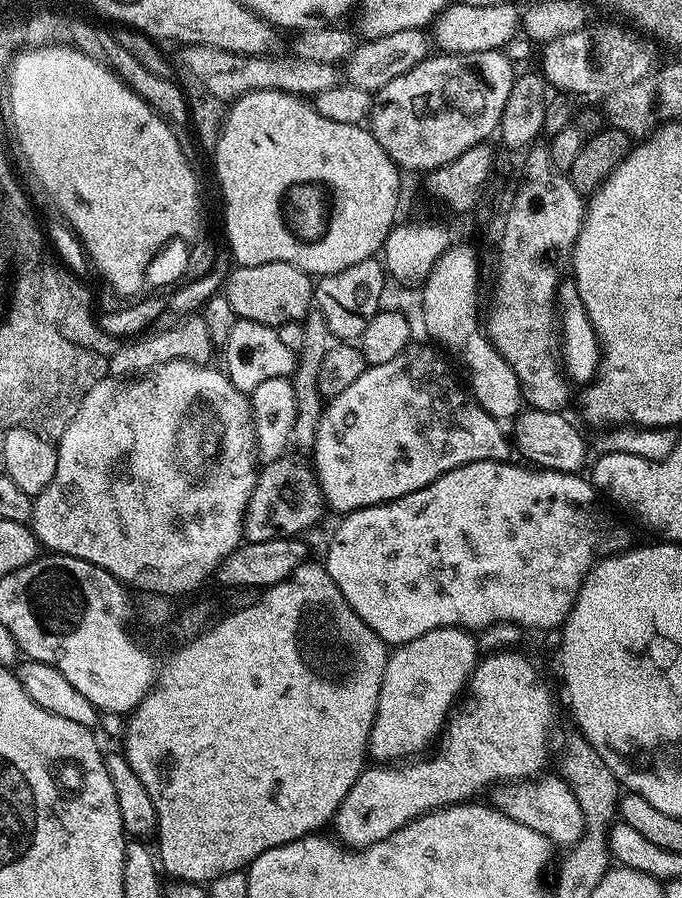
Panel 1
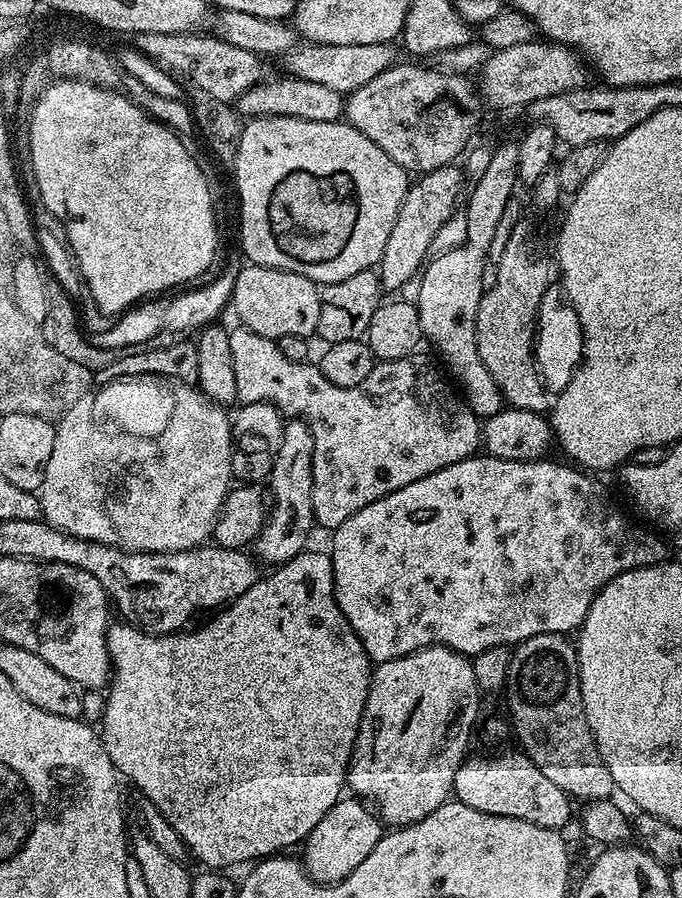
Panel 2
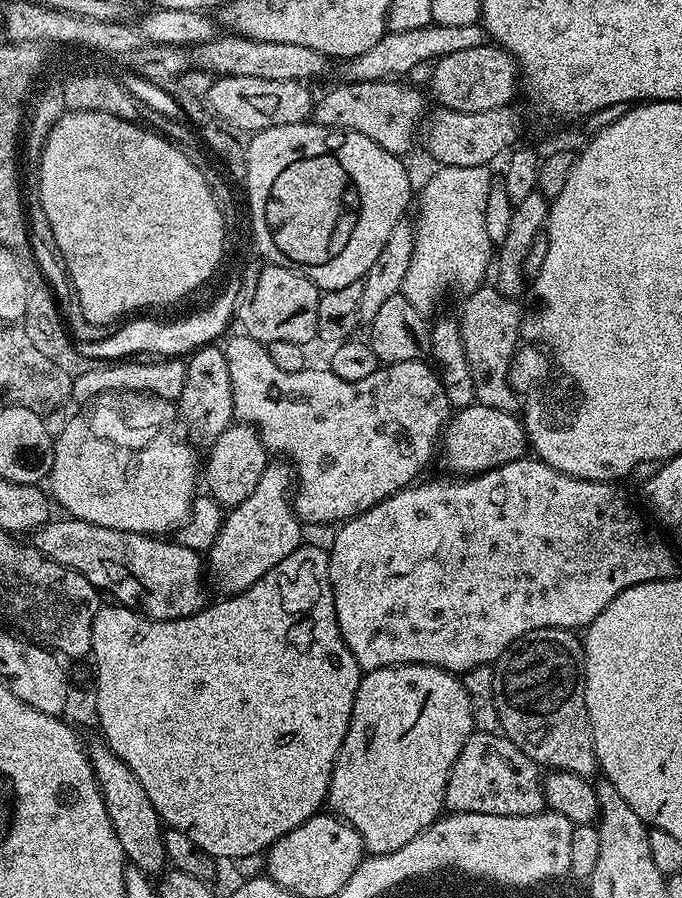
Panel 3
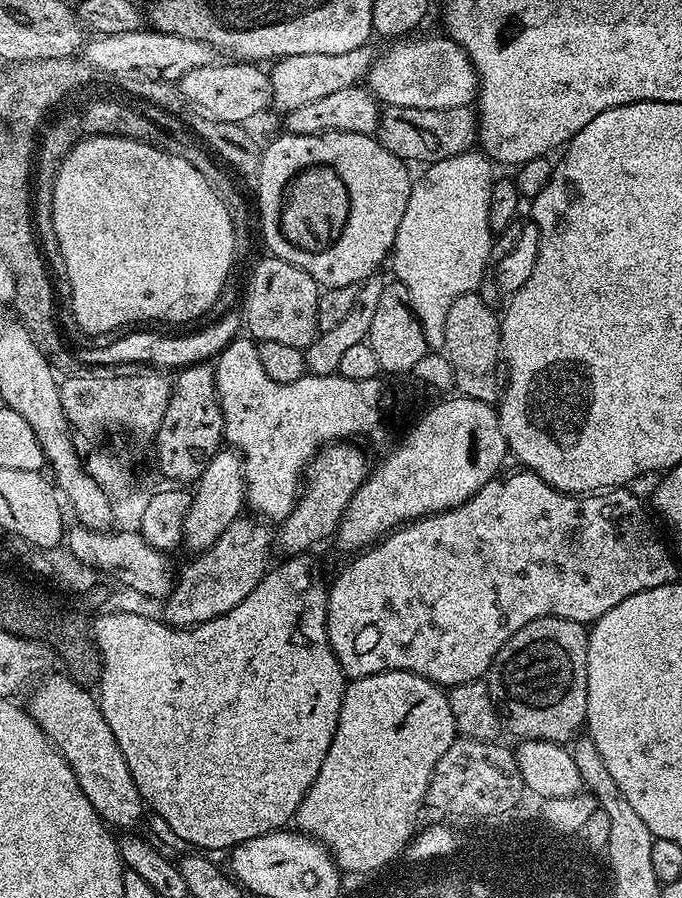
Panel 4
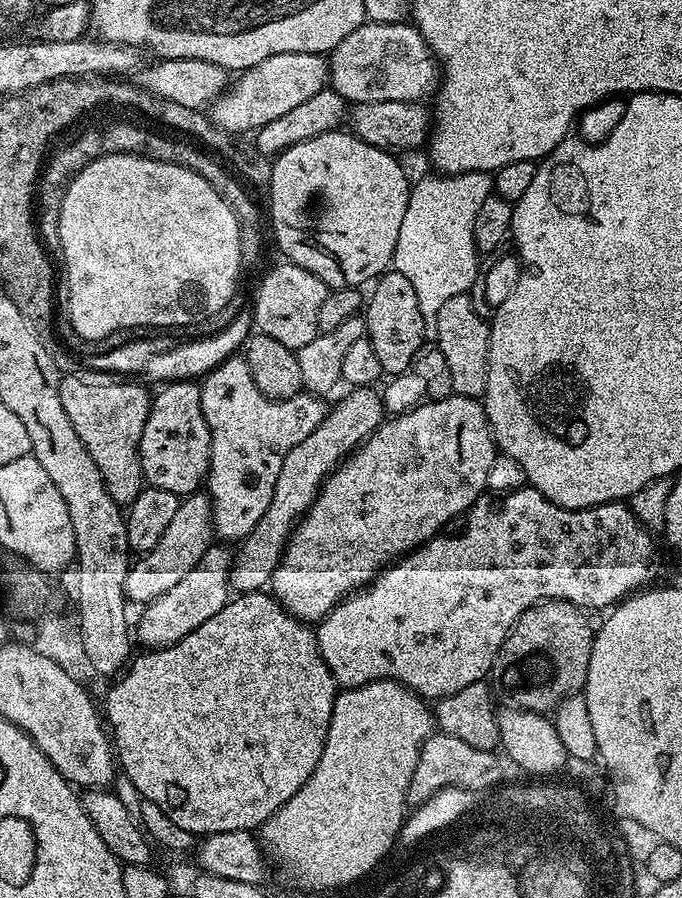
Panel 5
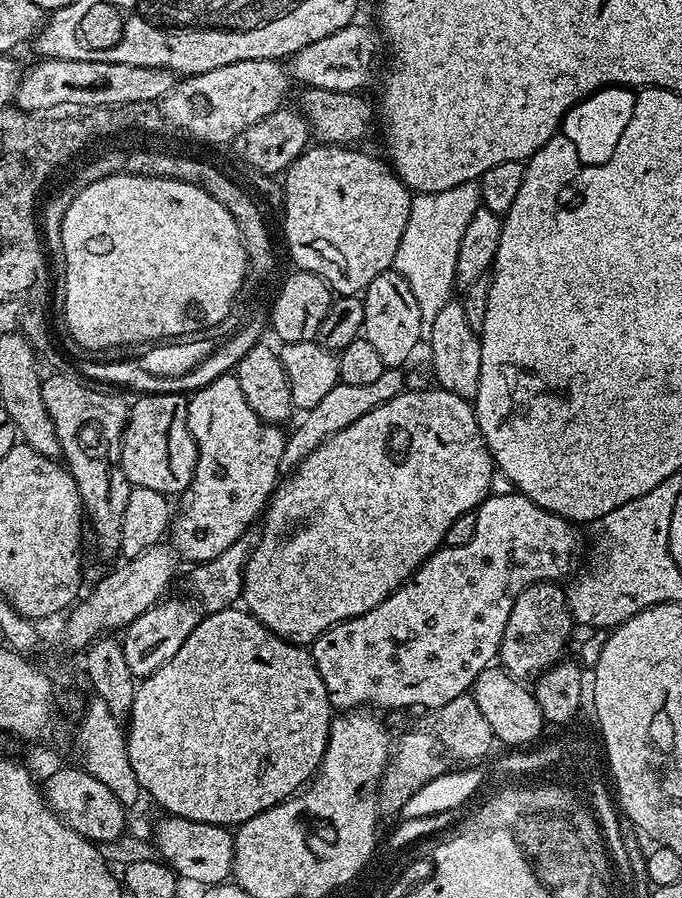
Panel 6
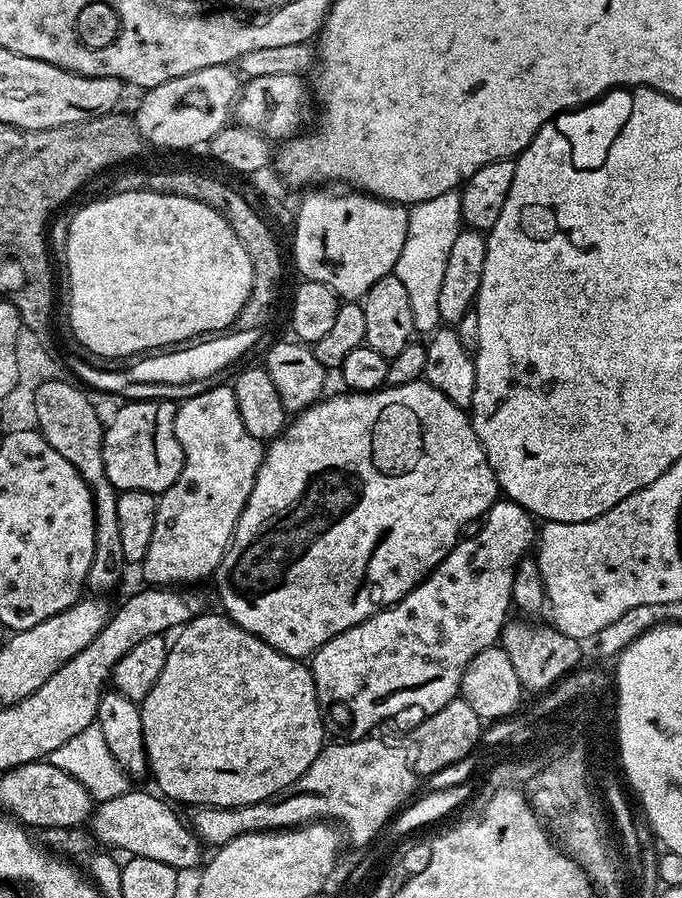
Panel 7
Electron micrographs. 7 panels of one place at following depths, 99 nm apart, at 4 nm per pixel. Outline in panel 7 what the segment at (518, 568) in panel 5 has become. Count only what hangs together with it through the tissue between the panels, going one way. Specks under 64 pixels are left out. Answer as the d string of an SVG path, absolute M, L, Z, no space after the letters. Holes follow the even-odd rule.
M500 498L488 509L480 526L480 533L477 536L472 536L469 540L467 538L461 539L456 547L448 553L448 557L417 588L410 590L410 594L403 596L397 604L391 604L389 608L381 608L380 611L375 612L370 618L363 620L358 626L354 626L334 638L330 638L330 642L326 642L317 652L312 653L310 667L312 677L316 683L316 693L318 694L321 705L328 706L328 704L336 704L332 708L332 712L336 716L342 715L343 712L348 712L348 720L352 723L351 735L353 737L367 737L371 733L368 732L371 728L378 727L383 720L388 720L391 716L396 716L399 712L406 711L407 708L421 708L421 713L424 714L442 710L442 706L446 706L446 702L455 700L460 696L460 683L469 662L479 652L493 647L499 641L500 632L503 630L510 616L508 608L511 609L513 607L512 587L514 586L514 574L520 560L525 559L529 555L528 547L531 544L533 547L534 541L537 539L538 524L531 512L527 512L525 508L518 506L513 500Z

